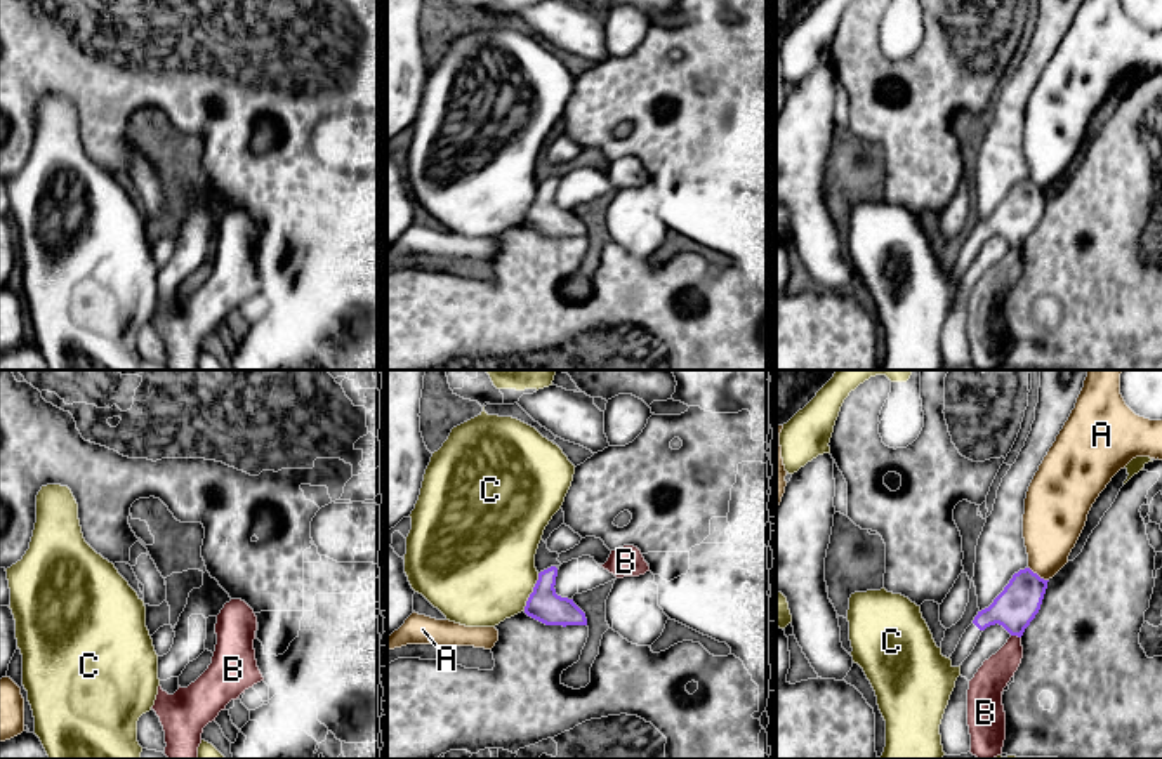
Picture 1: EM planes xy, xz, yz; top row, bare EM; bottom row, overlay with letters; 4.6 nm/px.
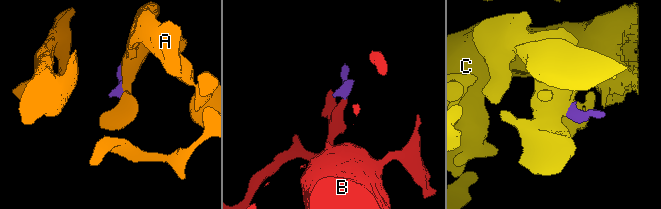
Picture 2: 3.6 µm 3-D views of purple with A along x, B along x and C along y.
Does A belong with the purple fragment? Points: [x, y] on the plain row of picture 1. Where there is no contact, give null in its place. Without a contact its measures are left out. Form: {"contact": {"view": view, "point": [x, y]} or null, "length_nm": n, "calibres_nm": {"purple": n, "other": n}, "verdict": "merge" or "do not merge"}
{"contact": {"view": "yz", "point": [1037, 186]}, "length_nm": 120, "calibres_nm": {"purple": 190, "other": 280}, "verdict": "do not merge"}

